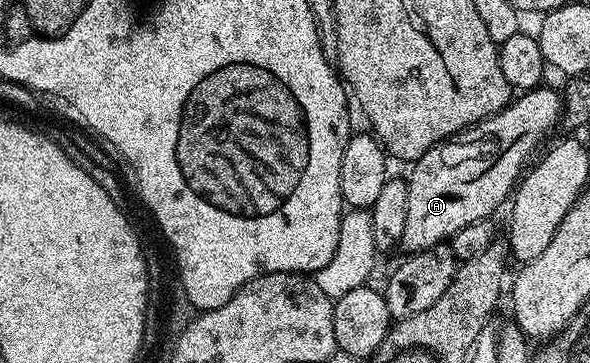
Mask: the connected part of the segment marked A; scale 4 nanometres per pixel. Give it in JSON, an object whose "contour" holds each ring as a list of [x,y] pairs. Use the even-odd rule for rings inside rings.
{"contour":[[[546,86],[521,92],[511,98],[509,105],[500,113],[467,127],[465,131],[458,132],[456,137],[438,143],[419,159],[413,160],[411,167],[414,168],[408,174],[408,218],[404,221],[401,242],[403,248],[407,247],[407,252],[427,251],[429,247],[445,244],[460,229],[481,219],[490,219],[493,211],[513,196],[528,164],[535,158],[534,150],[538,142],[553,129],[554,123],[556,127],[562,117],[561,94]]]}

